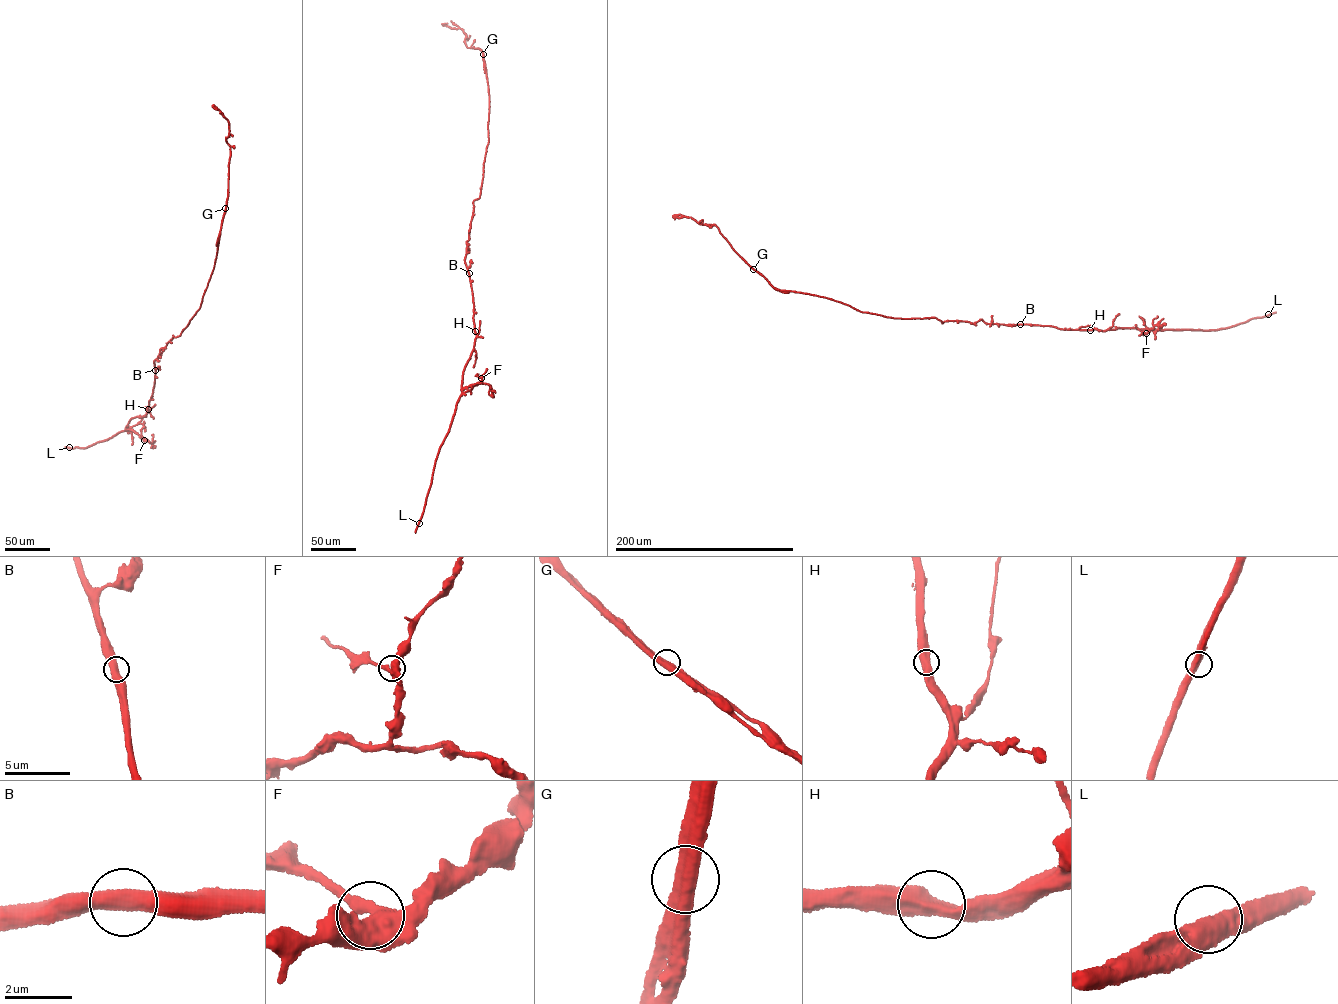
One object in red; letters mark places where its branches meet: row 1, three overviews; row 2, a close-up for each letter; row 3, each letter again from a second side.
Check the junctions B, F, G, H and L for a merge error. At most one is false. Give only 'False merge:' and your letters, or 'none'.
False merge: G

